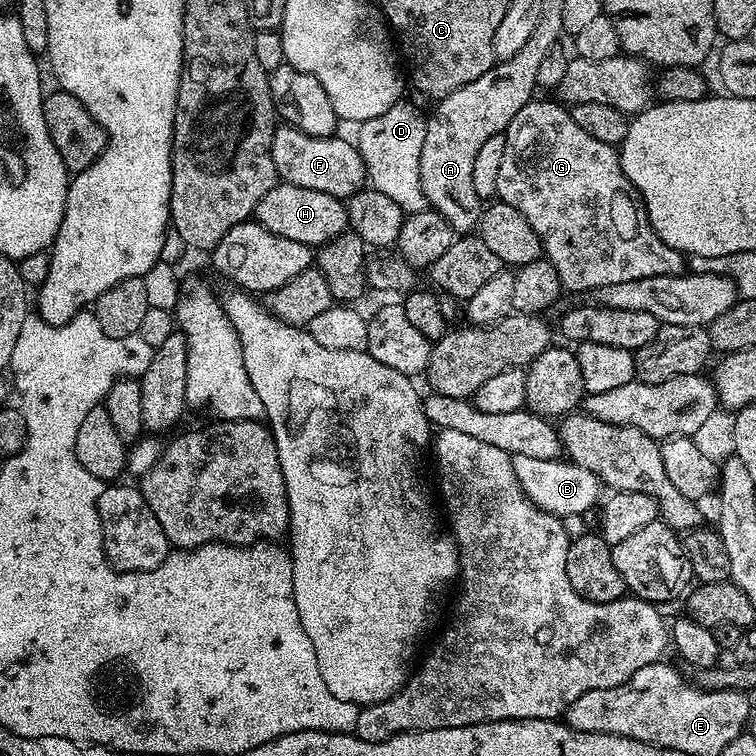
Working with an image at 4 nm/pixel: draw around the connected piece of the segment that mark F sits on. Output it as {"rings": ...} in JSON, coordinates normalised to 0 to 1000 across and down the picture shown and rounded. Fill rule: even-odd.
{"rings":[[[366,163],[360,184],[360,208],[365,221],[365,231],[374,242],[389,246],[405,246],[405,251],[426,251],[426,257],[459,262],[483,247],[487,238],[487,228],[481,221],[479,204],[471,196],[470,189],[463,184],[454,185],[454,179],[443,180],[411,180],[402,177],[384,164]]]}

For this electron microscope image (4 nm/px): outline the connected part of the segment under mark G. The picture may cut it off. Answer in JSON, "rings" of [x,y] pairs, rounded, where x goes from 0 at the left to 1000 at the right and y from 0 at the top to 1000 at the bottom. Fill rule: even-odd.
{"rings":[[[705,130],[672,164],[664,226],[659,230],[656,259],[680,272],[706,299],[720,321],[718,337],[738,357],[741,380],[747,388],[787,388],[807,373],[833,373],[833,368],[865,368],[870,362],[898,365],[906,358],[905,335],[881,325],[864,304],[847,254],[828,235],[819,200],[791,183],[780,183],[745,136]]]}

